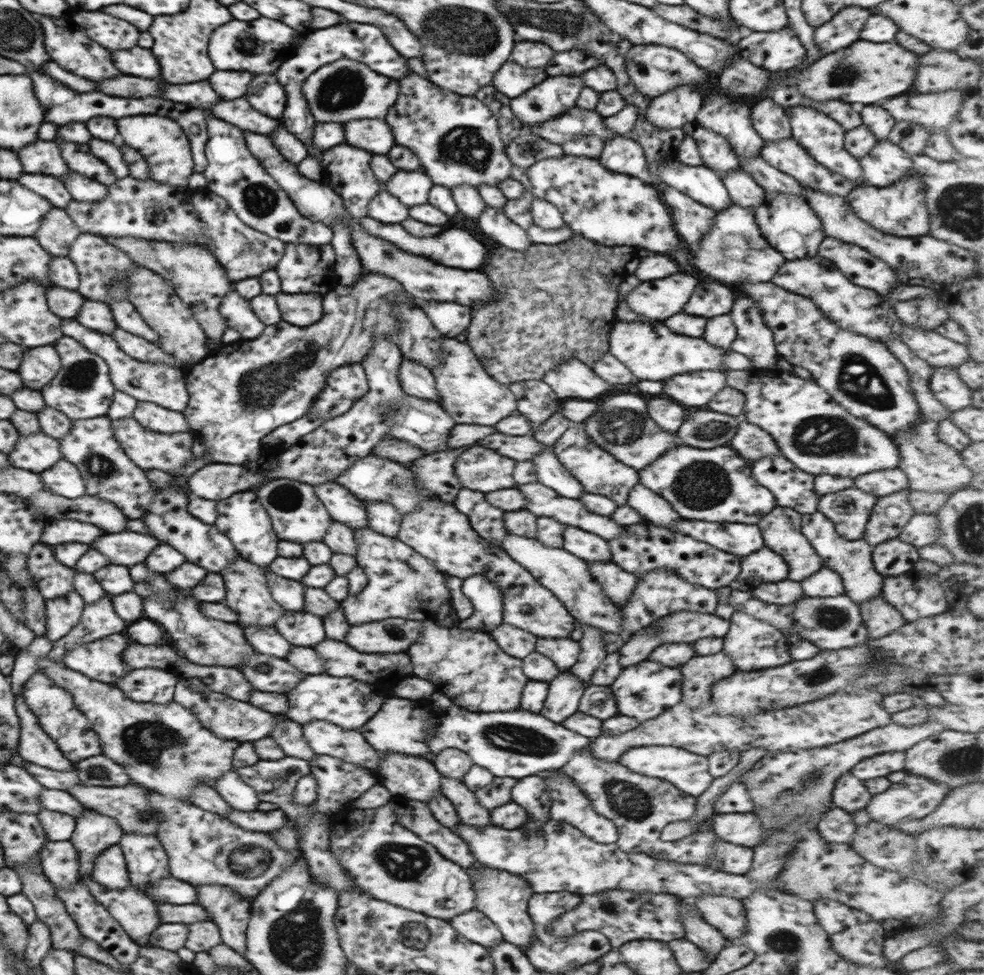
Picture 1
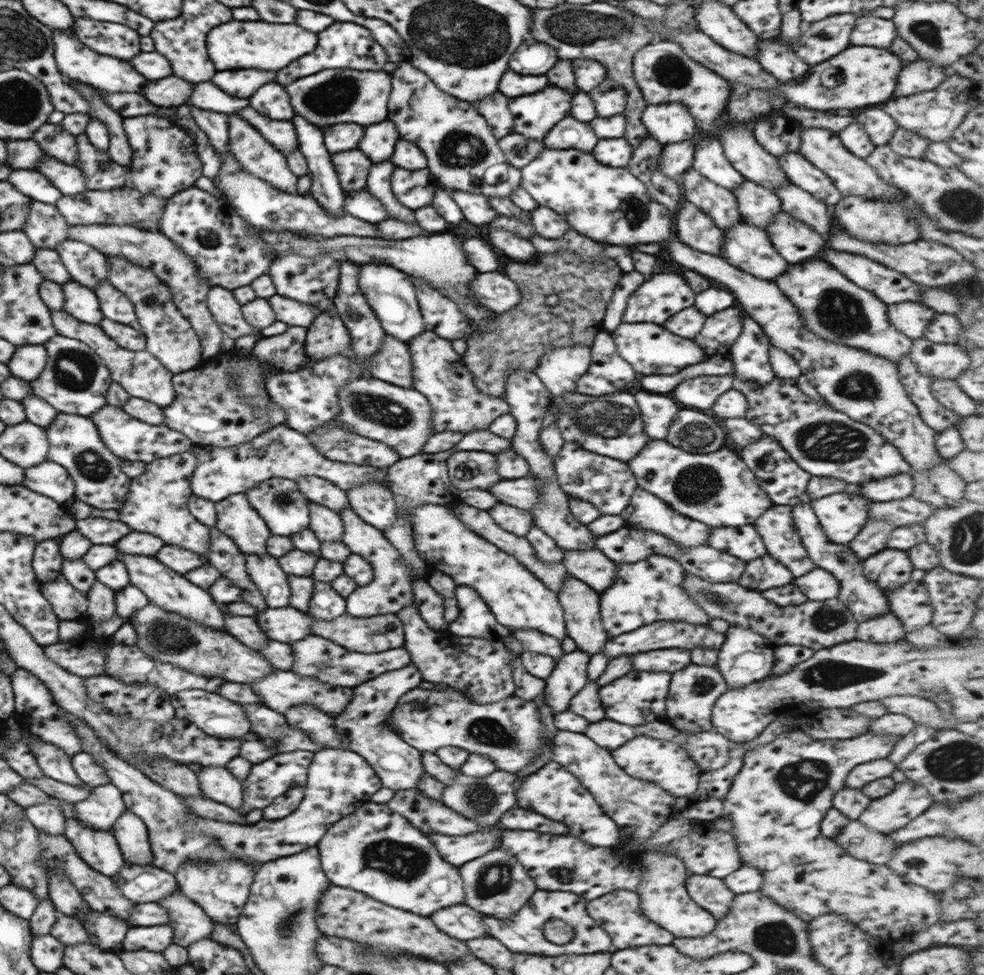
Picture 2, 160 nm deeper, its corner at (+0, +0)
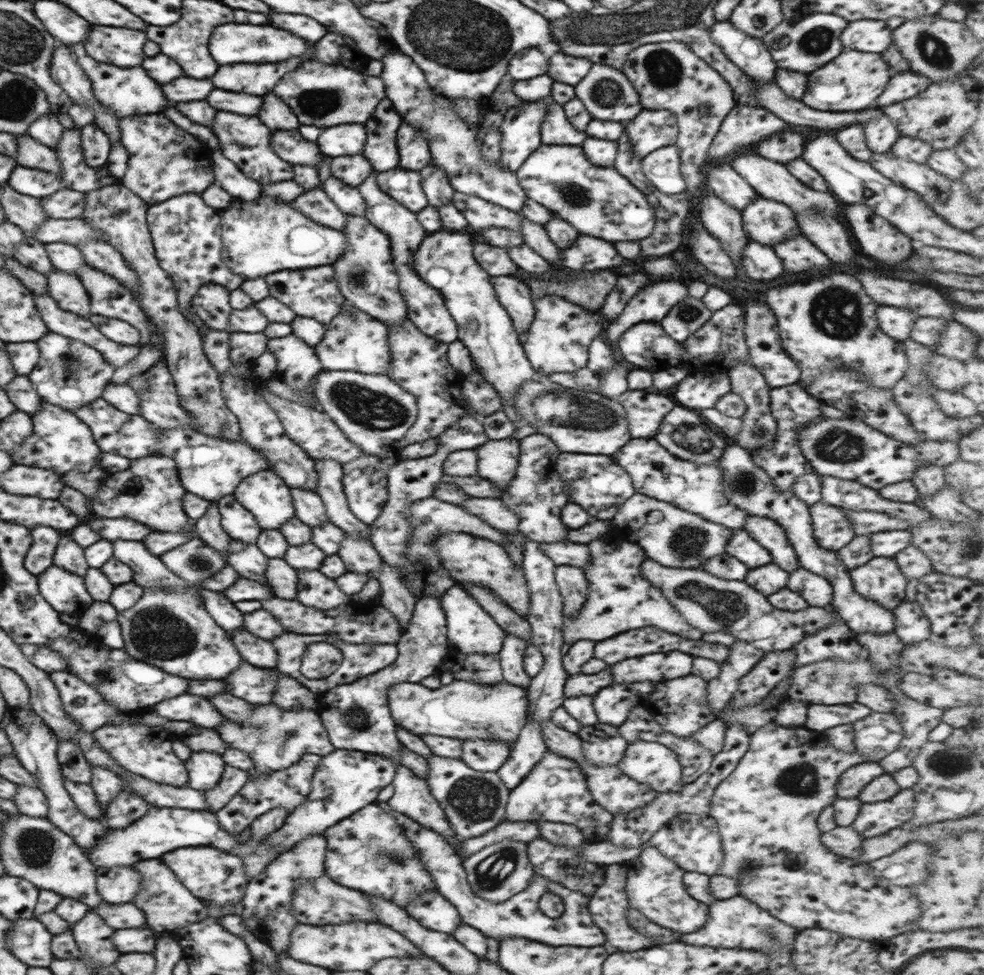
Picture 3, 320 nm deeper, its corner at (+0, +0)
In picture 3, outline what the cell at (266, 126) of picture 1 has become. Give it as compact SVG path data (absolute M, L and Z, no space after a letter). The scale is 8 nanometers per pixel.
M298 130L272 131L270 144L274 154L293 166L318 167L325 158L317 144L305 140Z

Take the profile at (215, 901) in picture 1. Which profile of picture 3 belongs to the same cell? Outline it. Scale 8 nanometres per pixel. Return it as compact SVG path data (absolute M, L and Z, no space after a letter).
M199 846L177 848L165 853L161 858L176 874L178 880L202 902L210 901L222 906L242 902L250 878L243 869L240 857L226 854L219 848Z

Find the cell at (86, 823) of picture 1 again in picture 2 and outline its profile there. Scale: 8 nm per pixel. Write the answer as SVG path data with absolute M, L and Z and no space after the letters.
M112 783L95 786L84 800L81 800L74 805L75 815L85 827L101 831L111 831L111 826L126 810L122 793L116 788L116 785L113 785Z

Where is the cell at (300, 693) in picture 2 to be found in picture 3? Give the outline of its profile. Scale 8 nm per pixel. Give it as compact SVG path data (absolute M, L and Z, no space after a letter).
M243 662L236 670L221 678L226 693L233 694L254 705L273 703L277 685L277 674L270 669L260 668Z

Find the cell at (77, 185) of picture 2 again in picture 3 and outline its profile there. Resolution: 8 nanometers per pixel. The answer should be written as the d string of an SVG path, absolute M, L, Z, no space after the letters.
M27 134L16 136L16 143L18 143L18 158L15 160L17 165L38 168L38 170L50 172L50 174L58 176L61 181L63 180L62 167L58 163L58 157L53 148L40 144Z

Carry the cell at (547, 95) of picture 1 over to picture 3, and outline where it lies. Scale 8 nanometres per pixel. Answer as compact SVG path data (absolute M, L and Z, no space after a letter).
M550 96L540 101L524 102L522 107L509 108L502 126L498 129L502 135L502 158L498 161L502 169L517 173L528 156L542 145L540 128L552 104L554 100Z

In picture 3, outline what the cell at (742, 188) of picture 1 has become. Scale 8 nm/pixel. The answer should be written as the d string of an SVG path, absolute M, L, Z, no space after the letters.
M759 196L741 211L749 241L774 245L801 234L796 213L786 204Z

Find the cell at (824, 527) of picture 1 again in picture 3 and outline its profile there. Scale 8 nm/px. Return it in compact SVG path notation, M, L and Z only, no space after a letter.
M731 445L725 448L719 458L722 477L722 492L724 496L735 504L740 510L745 510L752 516L767 516L775 520L786 531L788 540L798 554L799 564L809 572L826 578L832 585L833 598L830 607L833 608L842 621L846 623L857 635L863 632L882 635L893 631L895 617L892 611L880 607L872 600L864 599L864 596L854 591L854 583L845 564L837 558L834 550L826 550L817 545L813 535L813 524L809 511L810 505L800 500L792 491L780 492L771 481L770 476L757 465L751 454L741 446Z

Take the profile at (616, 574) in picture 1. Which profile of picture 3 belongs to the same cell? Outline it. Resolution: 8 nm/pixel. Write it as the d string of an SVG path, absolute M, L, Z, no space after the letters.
M562 541L555 543L541 543L541 550L546 556L550 556L556 565L570 565L581 568L586 572L585 568L589 566L589 550L587 544L578 544L576 542Z

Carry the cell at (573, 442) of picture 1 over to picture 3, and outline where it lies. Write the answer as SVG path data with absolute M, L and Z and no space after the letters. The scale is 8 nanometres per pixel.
M562 452L556 459L556 470L569 486L568 498L579 504L593 520L610 520L635 493L630 475L611 456Z

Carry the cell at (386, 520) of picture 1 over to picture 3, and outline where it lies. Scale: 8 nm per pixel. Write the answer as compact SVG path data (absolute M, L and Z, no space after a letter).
M362 455L343 464L343 491L352 514L371 525L387 501L387 474L398 457Z

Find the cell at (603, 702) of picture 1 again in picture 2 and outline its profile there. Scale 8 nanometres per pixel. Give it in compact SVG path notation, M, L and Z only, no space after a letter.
M594 682L586 683L570 701L571 712L588 720L588 723L598 723L606 719L606 711L601 703L599 688Z

